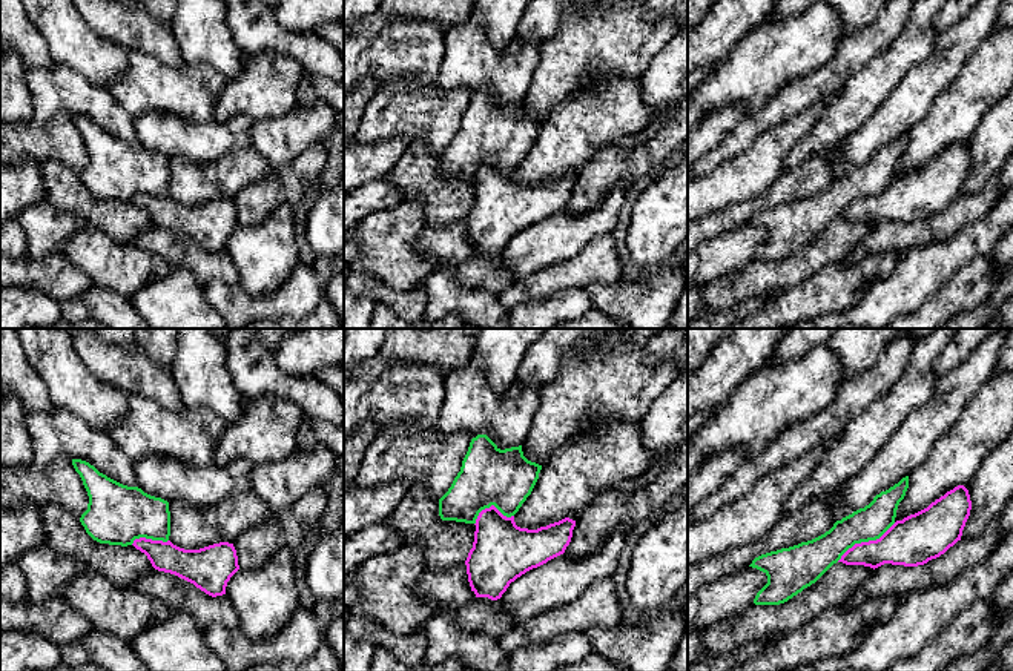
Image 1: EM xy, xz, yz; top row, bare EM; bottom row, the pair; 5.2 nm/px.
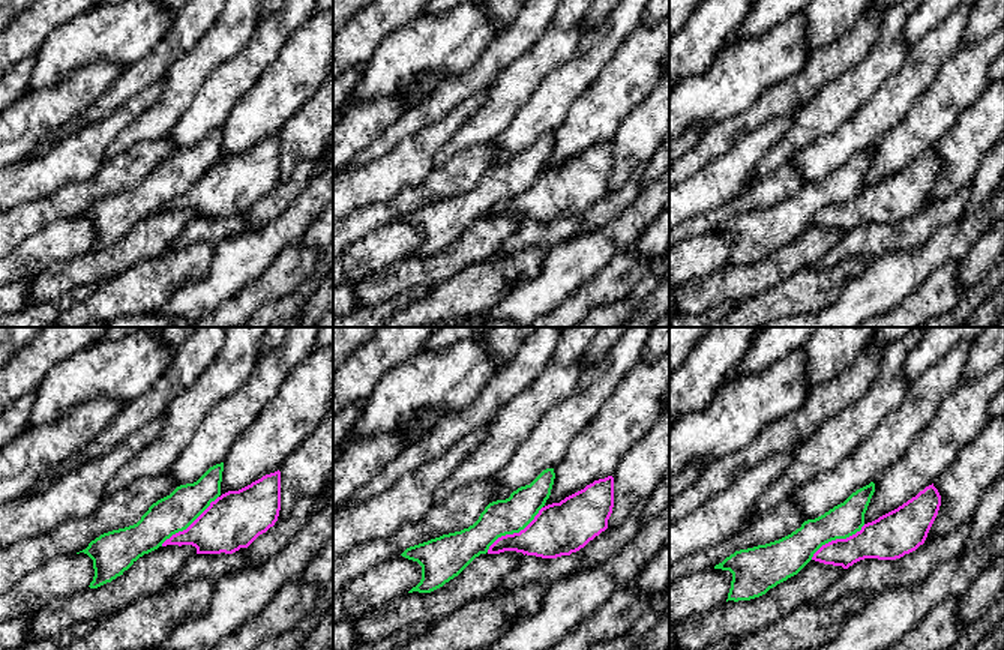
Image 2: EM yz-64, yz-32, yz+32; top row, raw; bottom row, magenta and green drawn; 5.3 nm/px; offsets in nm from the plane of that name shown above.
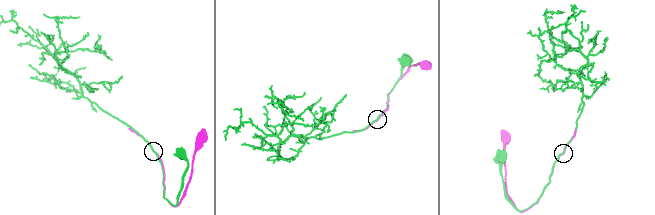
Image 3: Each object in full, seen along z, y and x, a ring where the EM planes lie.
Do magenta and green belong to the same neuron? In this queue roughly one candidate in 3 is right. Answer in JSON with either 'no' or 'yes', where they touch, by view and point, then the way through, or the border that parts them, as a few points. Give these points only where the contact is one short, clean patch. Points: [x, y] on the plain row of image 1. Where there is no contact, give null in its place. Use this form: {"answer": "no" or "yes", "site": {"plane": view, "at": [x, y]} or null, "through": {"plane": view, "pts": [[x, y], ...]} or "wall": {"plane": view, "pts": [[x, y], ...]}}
{"answer": "no", "site": {"plane": "yz", "at": [866, 198]}}

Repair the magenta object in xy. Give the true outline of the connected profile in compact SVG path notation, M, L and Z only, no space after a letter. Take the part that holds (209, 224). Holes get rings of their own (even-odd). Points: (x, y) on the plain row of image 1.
M140 193L132 201L147 212L155 226L175 230L212 253L226 250L227 238L239 226L236 206L229 198L184 206L170 197Z

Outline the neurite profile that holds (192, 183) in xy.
M252 146L210 163L195 163L181 155L169 158L169 197L184 206L200 206L213 200L233 200L246 186L266 178L272 166Z

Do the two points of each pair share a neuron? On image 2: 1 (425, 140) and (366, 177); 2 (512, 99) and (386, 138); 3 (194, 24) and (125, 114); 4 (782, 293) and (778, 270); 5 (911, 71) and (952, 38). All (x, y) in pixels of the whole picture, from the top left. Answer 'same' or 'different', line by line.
1: same
2: different
3: different
4: different
5: same

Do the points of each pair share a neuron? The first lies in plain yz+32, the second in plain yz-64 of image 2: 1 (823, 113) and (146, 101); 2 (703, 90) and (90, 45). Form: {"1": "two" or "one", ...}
{"1": "two", "2": "one"}

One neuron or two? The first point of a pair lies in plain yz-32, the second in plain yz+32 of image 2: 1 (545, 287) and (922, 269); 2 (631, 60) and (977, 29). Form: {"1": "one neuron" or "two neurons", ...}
{"1": "one neuron", "2": "two neurons"}

